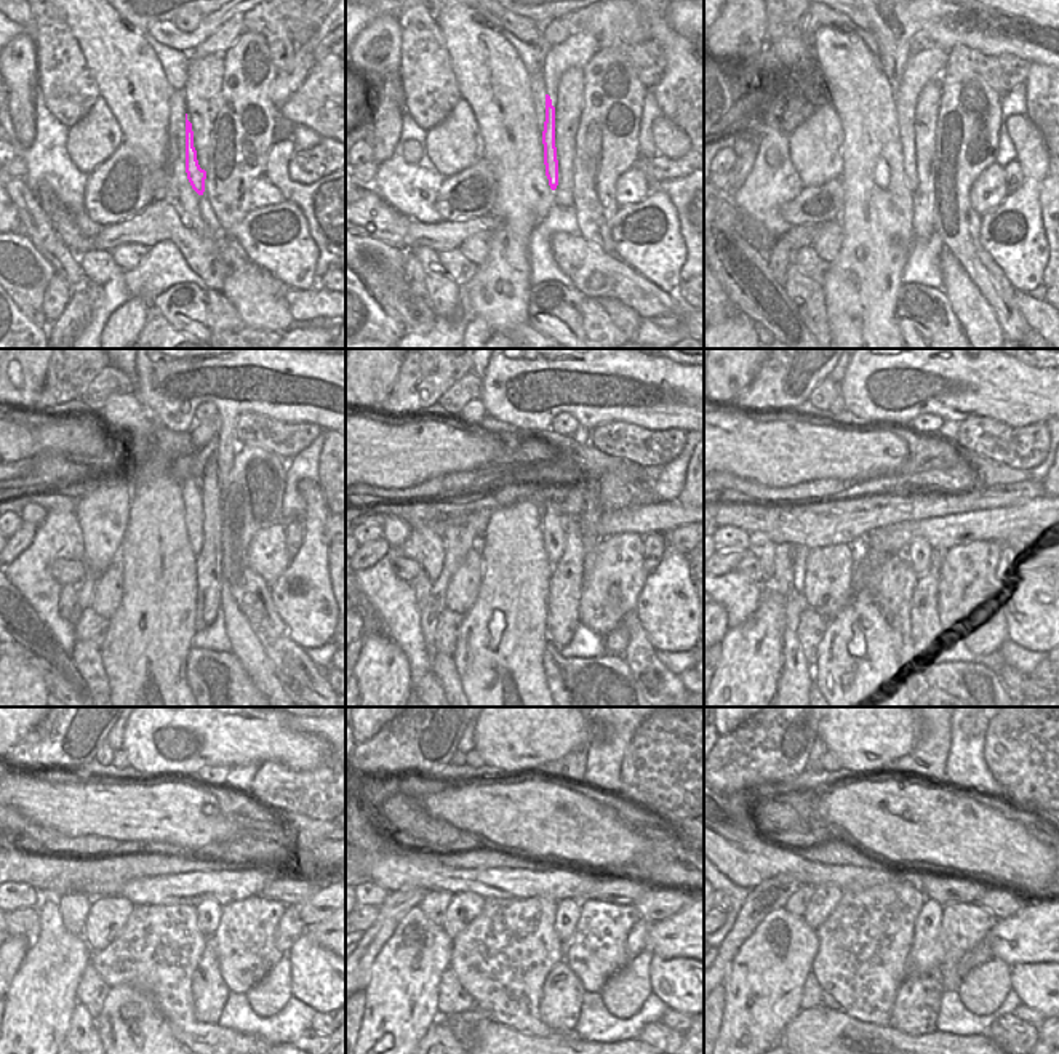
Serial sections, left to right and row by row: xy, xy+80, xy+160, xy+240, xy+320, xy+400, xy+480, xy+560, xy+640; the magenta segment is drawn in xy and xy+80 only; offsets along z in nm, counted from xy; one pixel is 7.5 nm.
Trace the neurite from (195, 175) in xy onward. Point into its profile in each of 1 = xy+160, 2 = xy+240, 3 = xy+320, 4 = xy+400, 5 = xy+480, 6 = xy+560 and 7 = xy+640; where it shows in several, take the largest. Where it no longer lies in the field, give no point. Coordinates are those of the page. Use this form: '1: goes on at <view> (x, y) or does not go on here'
1: goes on at xy+160 (904, 107)
2: goes on at xy+240 (186, 469)
3: goes on at xy+320 (552, 523)
4: goes on at xy+400 (919, 550)
5: goes on at xy+480 (208, 912)
6: goes on at xy+560 (568, 912)
7: goes on at xy+640 (930, 946)

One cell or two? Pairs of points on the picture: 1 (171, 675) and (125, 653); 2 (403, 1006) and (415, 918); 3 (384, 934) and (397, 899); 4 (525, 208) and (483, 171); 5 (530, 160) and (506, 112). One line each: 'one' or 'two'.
1: one
2: one
3: one
4: two
5: one

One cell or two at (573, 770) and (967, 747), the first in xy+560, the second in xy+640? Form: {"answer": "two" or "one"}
{"answer": "two"}

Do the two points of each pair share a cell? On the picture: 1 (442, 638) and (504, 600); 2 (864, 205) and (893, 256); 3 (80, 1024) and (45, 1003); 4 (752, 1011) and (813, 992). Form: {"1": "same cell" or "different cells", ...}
{"1": "different cells", "2": "same cell", "3": "different cells", "4": "different cells"}

